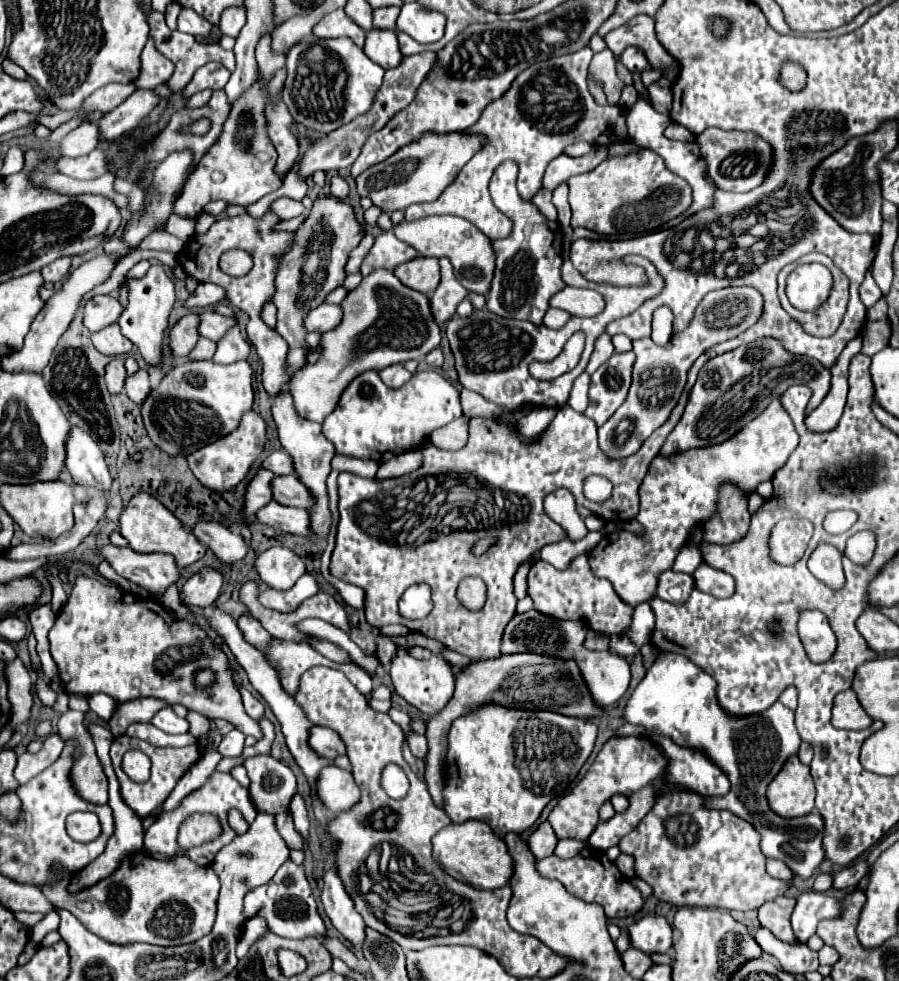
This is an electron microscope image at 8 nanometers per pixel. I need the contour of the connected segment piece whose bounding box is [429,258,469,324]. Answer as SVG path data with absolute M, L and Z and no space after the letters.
M439 258L441 266L441 282L437 290L429 298L429 306L433 310L433 318L437 324L445 324L453 314L457 304L469 294L453 276L451 262L447 258Z

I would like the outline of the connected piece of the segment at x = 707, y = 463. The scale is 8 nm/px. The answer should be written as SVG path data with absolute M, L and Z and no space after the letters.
M781 398L753 418L733 438L707 448L685 450L671 456L657 454L639 488L639 514L636 520L645 528L643 538L627 532L607 534L593 550L589 550L589 566L593 574L603 574L615 588L617 596L629 606L637 606L655 596L657 574L669 570L675 556L685 546L693 526L703 524L717 508L717 488L723 482L733 482L747 494L763 480L771 480L789 454L797 448L799 436L789 414L781 406Z

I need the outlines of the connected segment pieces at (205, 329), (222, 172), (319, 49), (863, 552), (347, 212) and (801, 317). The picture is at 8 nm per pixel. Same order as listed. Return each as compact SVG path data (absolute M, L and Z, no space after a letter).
M205 310L205 312L201 312L199 336L217 342L233 324L235 324L233 318L225 318L225 316L221 316L221 314L213 312L213 310Z
M261 76L249 90L245 90L245 94L241 94L241 98L237 98L237 102L233 102L221 138L207 150L205 158L201 158L195 172L189 176L181 198L175 200L175 214L181 218L199 216L213 200L249 206L281 188L283 176L275 172L277 150L265 130L265 106L269 106L269 98L263 98L265 94L261 94L259 82Z
M307 36L287 52L285 106L289 106L289 114L297 124L315 134L329 134L369 110L383 74L385 70L369 60L349 38L321 40Z
M857 532L847 540L843 556L847 556L855 564L867 564L871 560L871 552L875 548L875 536L871 532Z
M321 196L313 200L313 208L303 224L295 230L295 238L291 242L289 252L281 254L281 262L277 266L275 278L275 294L271 302L277 306L277 332L289 344L289 372L293 374L307 362L307 344L305 344L305 328L303 316L319 306L323 298L343 284L345 272L343 266L353 248L365 236L363 224L357 220L353 208L333 196Z
M811 252L807 256L801 258L801 262L821 262L823 266L827 266L833 274L833 290L829 294L829 298L819 306L819 310L815 312L803 312L803 310L797 310L791 306L791 302L787 300L785 296L785 278L787 274L791 272L791 264L787 264L777 277L777 293L779 300L781 300L781 306L801 322L801 326L805 330L809 330L809 334L813 336L831 336L837 326L841 324L841 318L845 314L845 308L847 308L847 300L849 300L849 280L847 276L835 268L835 264L825 256L825 254L819 254L819 252Z

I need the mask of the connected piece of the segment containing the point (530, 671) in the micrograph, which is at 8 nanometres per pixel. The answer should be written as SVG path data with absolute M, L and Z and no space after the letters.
M511 654L511 656L499 656L491 660L475 660L469 662L469 666L457 670L455 674L455 694L453 700L427 722L427 740L429 740L429 754L427 754L427 768L425 768L425 780L429 786L429 794L433 802L441 808L443 798L443 772L441 764L447 752L447 734L451 728L451 722L459 716L467 716L481 708L483 704L495 702L505 708L533 708L533 710L551 710L565 716L577 716L577 718L589 718L597 716L601 710L593 704L589 690L579 674L579 668L575 662L563 662L559 658L551 656L539 656L539 654Z

